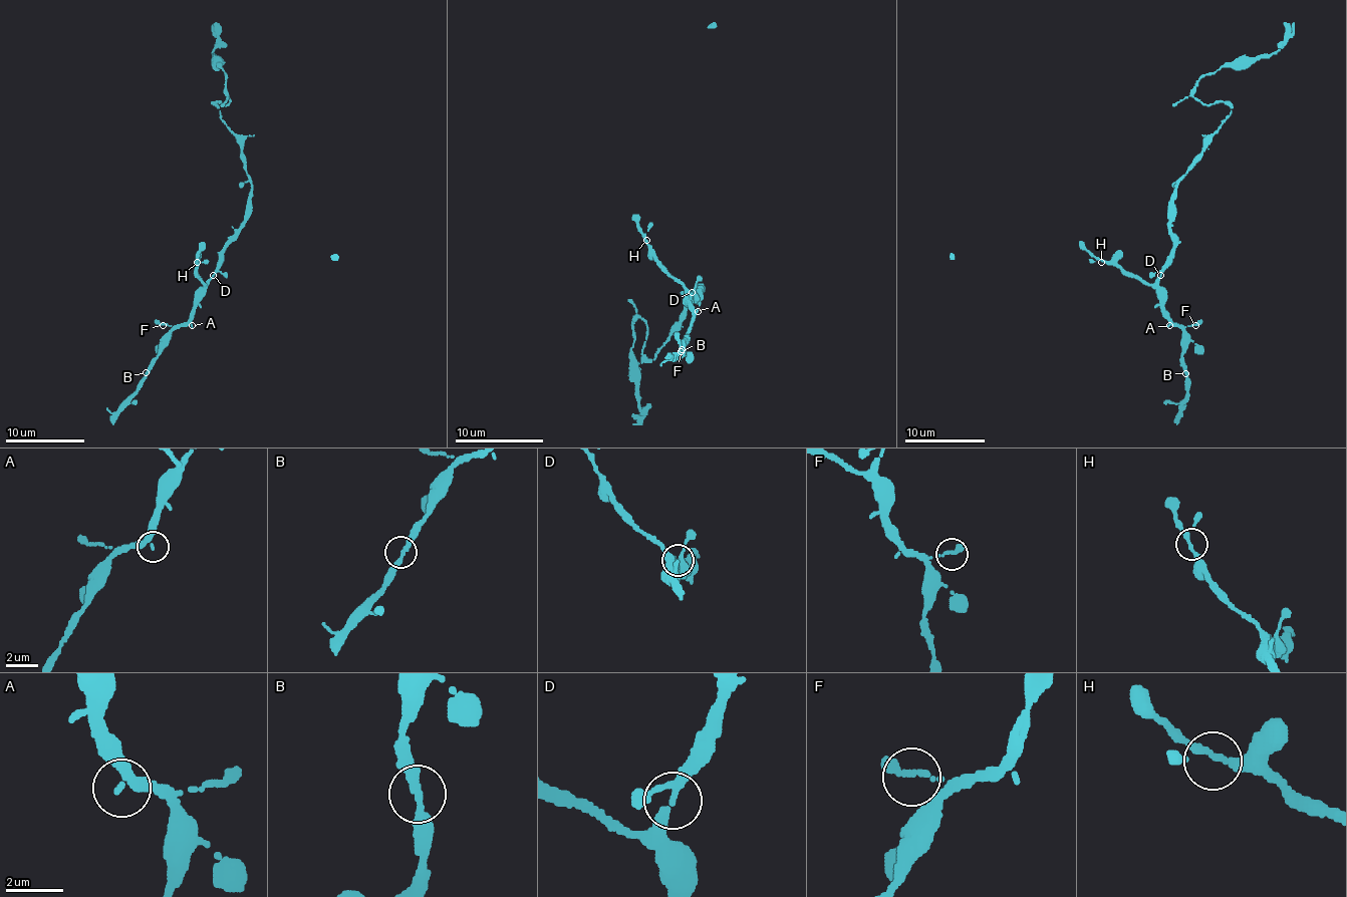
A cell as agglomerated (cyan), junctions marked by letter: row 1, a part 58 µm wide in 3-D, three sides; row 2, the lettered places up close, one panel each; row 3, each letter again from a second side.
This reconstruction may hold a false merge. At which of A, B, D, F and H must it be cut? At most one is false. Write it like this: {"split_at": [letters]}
{"split_at": []}

